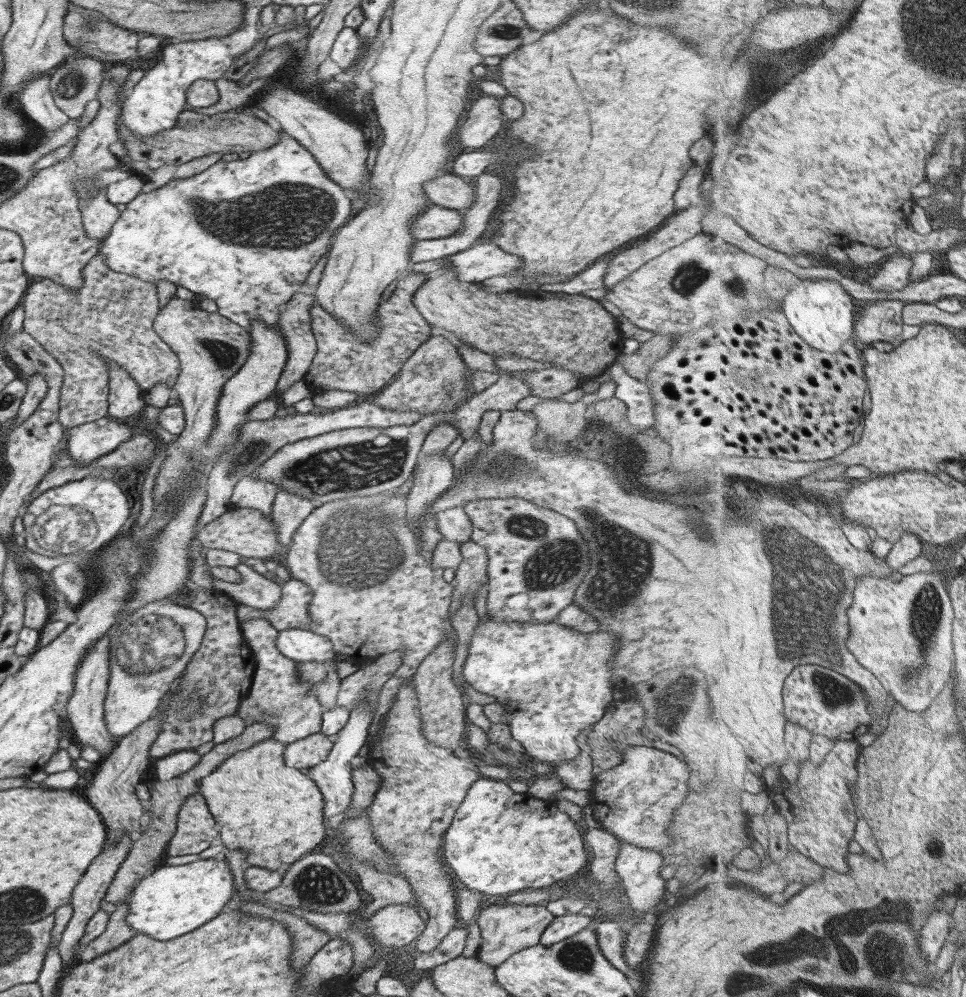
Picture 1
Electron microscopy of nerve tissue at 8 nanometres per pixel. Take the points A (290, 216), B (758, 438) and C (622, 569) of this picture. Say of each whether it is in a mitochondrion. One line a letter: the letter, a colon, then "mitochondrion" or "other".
A: mitochondrion
B: other
C: mitochondrion

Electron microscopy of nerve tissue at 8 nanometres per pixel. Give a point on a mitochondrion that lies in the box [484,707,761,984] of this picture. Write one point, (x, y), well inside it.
(576, 955)

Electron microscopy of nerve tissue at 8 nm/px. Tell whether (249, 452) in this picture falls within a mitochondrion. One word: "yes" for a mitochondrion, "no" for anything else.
yes

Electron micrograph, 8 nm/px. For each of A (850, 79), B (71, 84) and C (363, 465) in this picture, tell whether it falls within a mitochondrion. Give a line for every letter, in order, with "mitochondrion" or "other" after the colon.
A: other
B: mitochondrion
C: mitochondrion

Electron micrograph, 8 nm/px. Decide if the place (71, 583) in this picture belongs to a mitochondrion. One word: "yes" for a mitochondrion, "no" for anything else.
yes

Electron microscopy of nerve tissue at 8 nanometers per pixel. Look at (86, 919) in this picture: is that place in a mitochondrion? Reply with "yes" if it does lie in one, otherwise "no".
no

